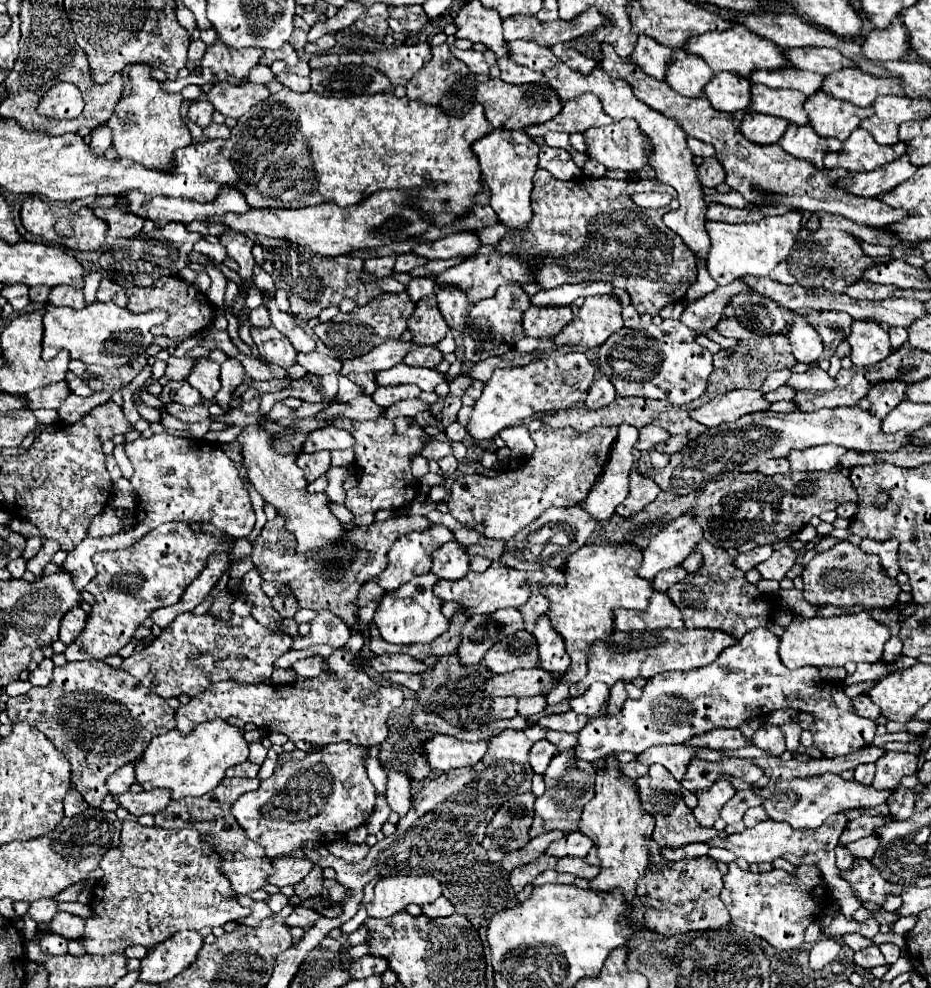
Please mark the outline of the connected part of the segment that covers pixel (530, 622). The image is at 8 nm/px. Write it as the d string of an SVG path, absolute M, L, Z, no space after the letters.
M539 585L532 586L532 594L528 599L527 603L521 607L521 613L523 613L523 627L525 631L533 631L537 619L546 613L549 607L548 599L545 599L543 595L539 592Z

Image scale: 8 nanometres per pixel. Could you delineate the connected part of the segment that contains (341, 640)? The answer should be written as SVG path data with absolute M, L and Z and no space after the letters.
M327 609L317 611L317 617L311 619L309 625L311 625L311 631L308 635L292 638L293 649L303 649L309 645L329 645L329 647L337 649L337 647L345 645L345 641L351 637L347 625Z

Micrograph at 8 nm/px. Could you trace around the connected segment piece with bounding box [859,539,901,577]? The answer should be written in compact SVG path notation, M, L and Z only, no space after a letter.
M863 539L861 549L865 549L865 553L873 553L879 557L879 563L883 565L883 569L887 571L889 577L897 577L897 573L901 571L897 561L899 561L899 541L897 539L887 539L887 541L871 541L871 539Z

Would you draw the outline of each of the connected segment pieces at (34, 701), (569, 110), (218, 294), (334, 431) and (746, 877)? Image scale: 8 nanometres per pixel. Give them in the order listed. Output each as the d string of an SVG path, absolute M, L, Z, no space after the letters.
M77 661L55 667L49 685L31 687L31 691L21 697L9 697L7 715L11 721L25 721L37 727L61 753L67 753L73 789L77 789L91 807L99 807L103 803L107 795L105 777L109 777L109 773L115 773L119 767L137 761L153 737L175 729L177 723L175 711L165 699L157 697L151 689L141 685L141 681L133 679L123 669L113 669L103 661Z
M585 93L583 97L565 101L561 113L553 117L553 121L547 121L545 125L531 125L525 129L529 135L545 135L547 131L563 131L563 133L581 133L589 127L601 127L609 125L611 119L601 109L601 103L593 93Z
M189 262L187 266L197 273L205 271L211 277L212 283L211 288L206 293L207 299L209 299L215 307L222 307L224 305L224 295L226 292L226 278L224 274L211 265L203 266L199 263Z
M329 425L329 427L317 429L309 435L303 445L303 451L305 453L315 453L315 451L323 451L323 449L335 451L335 449L351 449L353 445L355 445L355 439L349 431Z
M729 863L729 873L723 877L723 883L725 887L721 891L721 901L731 915L731 923L769 941L775 949L795 949L803 943L805 927L819 919L821 913L819 893L827 893L821 871L813 865L799 865L795 873L779 869L769 873L751 873L741 871L737 863Z

